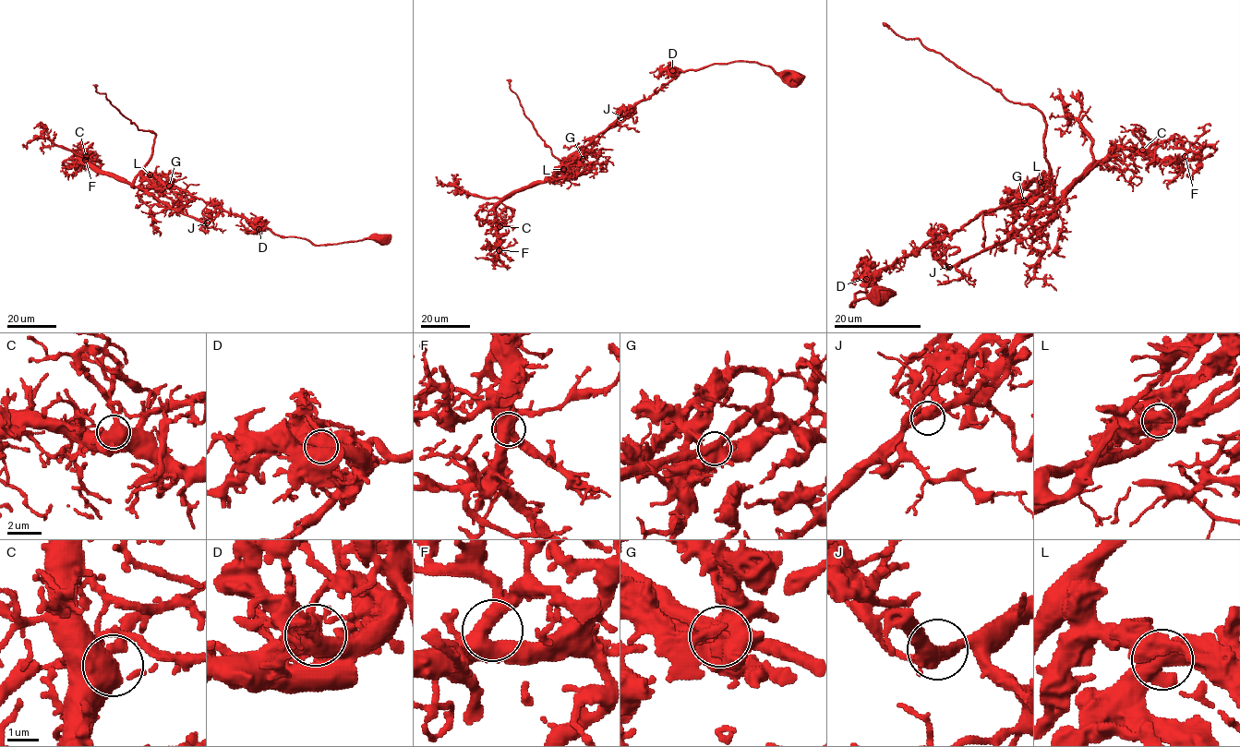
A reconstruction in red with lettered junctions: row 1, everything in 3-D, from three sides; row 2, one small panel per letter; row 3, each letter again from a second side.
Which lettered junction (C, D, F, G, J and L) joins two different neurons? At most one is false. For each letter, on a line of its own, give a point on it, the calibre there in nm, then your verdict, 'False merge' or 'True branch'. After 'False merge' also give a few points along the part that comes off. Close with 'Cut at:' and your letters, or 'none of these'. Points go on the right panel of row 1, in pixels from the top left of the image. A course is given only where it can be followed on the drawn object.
C: Place: (1142, 150). Thickness 550 nm. True branch
D: Place: (866, 279). Thickness 550 nm. True branch
F: Place: (1185, 156). Thickness 440 nm. True branch
G: Place: (1024, 200). Thickness 600 nm. False merge. Course of the part to remove: (1023, 201), (984, 210), (960, 230), (865, 273), (866, 290), (849, 305), (882, 290)
J: Place: (949, 267). Thickness 440 nm. True branch
L: Place: (1041, 182). Thickness 550 nm. True branch
Cut at: G

